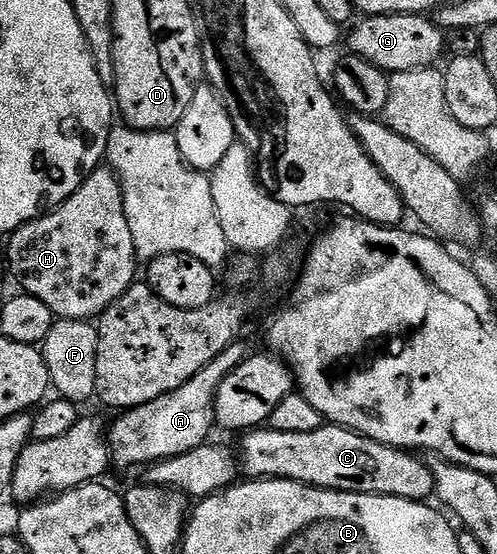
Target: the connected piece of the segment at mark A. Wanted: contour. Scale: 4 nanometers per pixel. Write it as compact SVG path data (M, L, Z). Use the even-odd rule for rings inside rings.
M235 341L232 346L227 346L225 352L221 352L193 380L185 380L181 388L169 392L165 396L157 396L157 400L149 400L149 404L134 406L131 410L124 410L118 415L115 423L109 426L109 445L111 447L111 461L123 470L131 470L134 466L146 468L153 462L169 460L175 456L181 456L185 452L193 452L193 448L204 445L215 426L215 397L217 390L225 380L225 376L232 374L240 364L249 356L249 350L242 346L242 341Z

